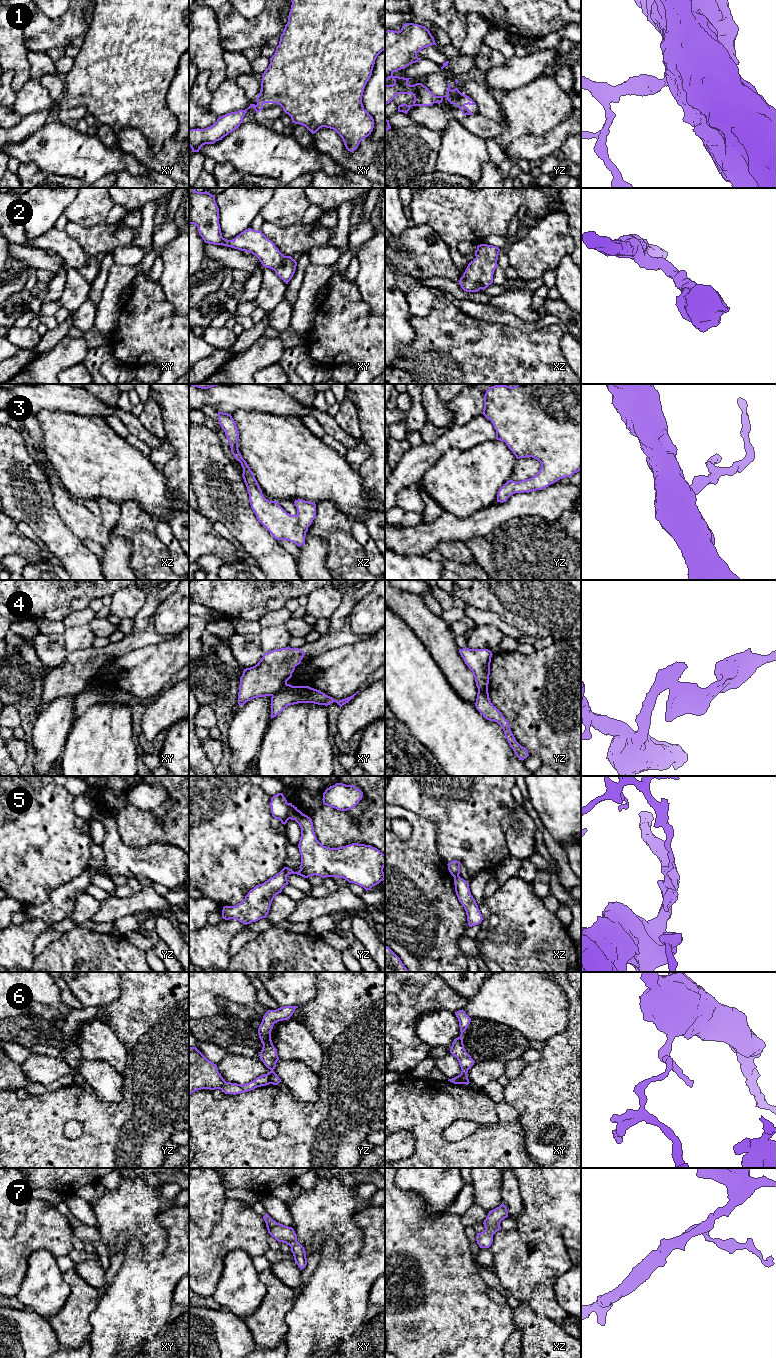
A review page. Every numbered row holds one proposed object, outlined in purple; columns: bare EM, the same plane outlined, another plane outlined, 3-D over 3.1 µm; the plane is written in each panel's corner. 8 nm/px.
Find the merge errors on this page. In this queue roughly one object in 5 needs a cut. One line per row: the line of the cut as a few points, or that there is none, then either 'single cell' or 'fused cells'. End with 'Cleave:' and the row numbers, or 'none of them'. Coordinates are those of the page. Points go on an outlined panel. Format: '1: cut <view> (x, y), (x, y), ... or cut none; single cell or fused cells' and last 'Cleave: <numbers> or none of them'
1: cut none; single cell
2: cut none; single cell
3: cut none; single cell
4: cut xy (286, 683), (271, 695); fused cells
5: cut yz (287, 803), (289, 818); fused cells
6: cut yz (268, 1073), (271, 1083); fused cells
7: cut none; single cell
Cleave: 4, 5, 6

